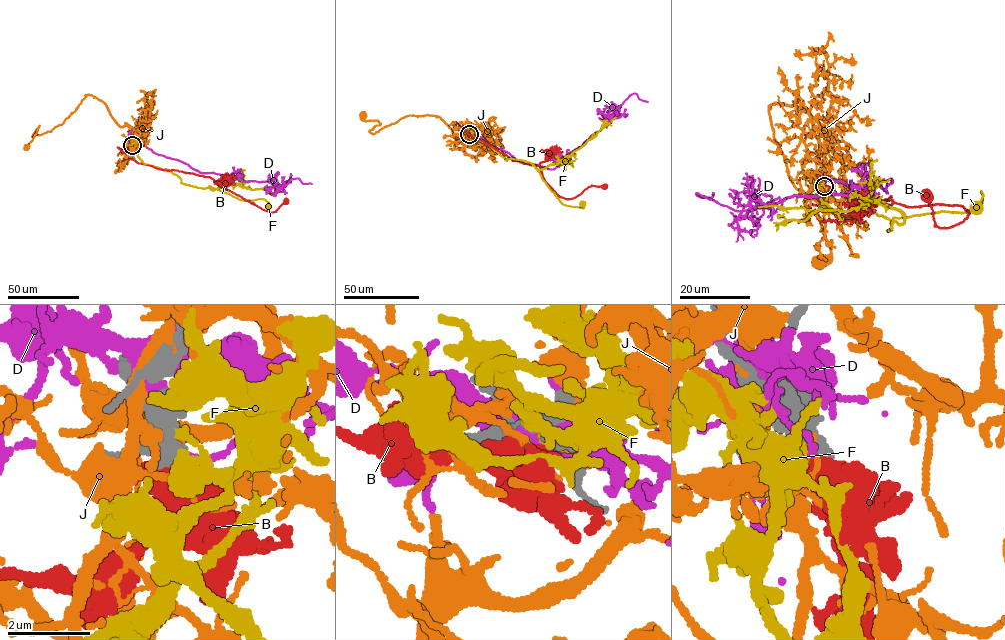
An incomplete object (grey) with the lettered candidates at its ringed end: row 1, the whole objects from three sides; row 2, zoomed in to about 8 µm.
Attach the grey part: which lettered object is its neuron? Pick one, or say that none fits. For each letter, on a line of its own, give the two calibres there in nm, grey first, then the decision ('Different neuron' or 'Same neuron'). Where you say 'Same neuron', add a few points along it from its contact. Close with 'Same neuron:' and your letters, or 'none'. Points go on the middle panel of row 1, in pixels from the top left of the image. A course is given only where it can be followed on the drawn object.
B: Thickness 500 nm (grey) against 650 nm. Same neuron. Its course: (469, 134), (461, 133), (456, 122), (514, 161), (537, 165), (545, 181), (566, 199), (591, 186), (604, 186)
D: Thickness 440 nm (grey) against 140 nm. Different neuron
F: Thickness 500 nm (grey) against 280 nm. Different neuron
J: Thickness 600 nm (grey) against 130 nm. Different neuron
Same neuron: B

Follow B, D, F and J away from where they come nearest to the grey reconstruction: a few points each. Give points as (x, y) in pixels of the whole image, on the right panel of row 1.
B: (824, 185), (828, 199), (804, 208), (838, 222), (890, 196), (969, 211), (942, 228), (927, 196)
D: (822, 186), (828, 178), (877, 182), (887, 192), (892, 182), (749, 211), (696, 194), (713, 194)
F: (821, 185), (842, 219), (869, 211), (889, 230), (894, 217), (977, 208), (981, 191), (974, 207)
J: (824, 184), (833, 146), (820, 123), (805, 108), (770, 105), (789, 179), (851, 218), (822, 202), (822, 260)

